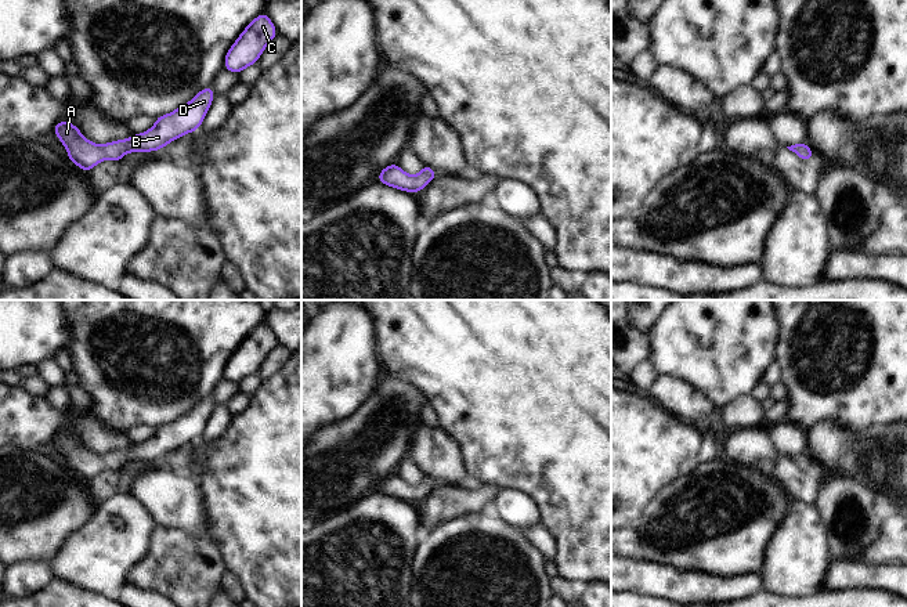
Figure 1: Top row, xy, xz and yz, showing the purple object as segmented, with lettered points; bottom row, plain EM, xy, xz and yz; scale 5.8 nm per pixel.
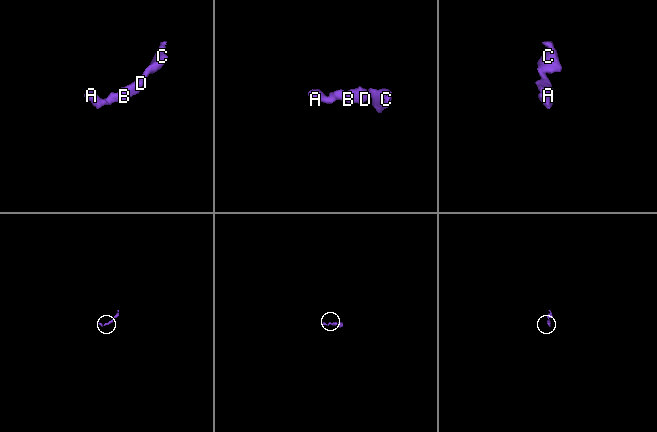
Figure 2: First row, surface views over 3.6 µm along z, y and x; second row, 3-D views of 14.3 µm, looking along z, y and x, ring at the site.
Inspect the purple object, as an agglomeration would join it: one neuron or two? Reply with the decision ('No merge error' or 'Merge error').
No merge error

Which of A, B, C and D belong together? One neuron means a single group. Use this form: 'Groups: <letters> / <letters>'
Groups: A B C D

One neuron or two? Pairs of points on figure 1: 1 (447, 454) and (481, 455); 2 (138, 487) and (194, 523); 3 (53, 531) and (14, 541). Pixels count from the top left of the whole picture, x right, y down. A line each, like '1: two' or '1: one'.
1: two
2: one
3: one

